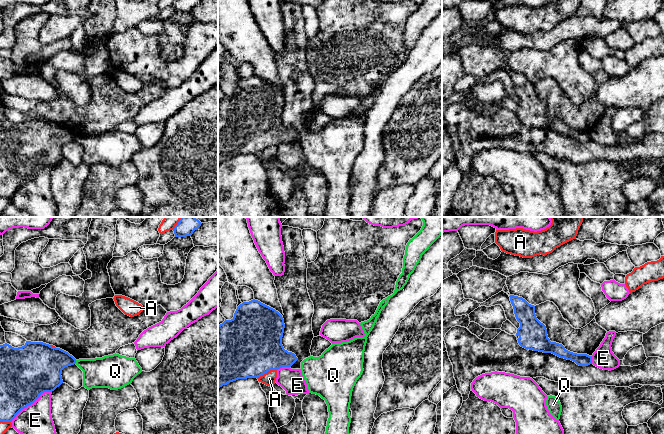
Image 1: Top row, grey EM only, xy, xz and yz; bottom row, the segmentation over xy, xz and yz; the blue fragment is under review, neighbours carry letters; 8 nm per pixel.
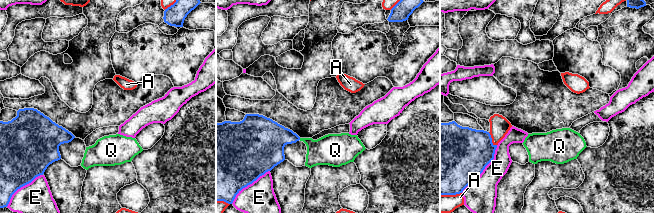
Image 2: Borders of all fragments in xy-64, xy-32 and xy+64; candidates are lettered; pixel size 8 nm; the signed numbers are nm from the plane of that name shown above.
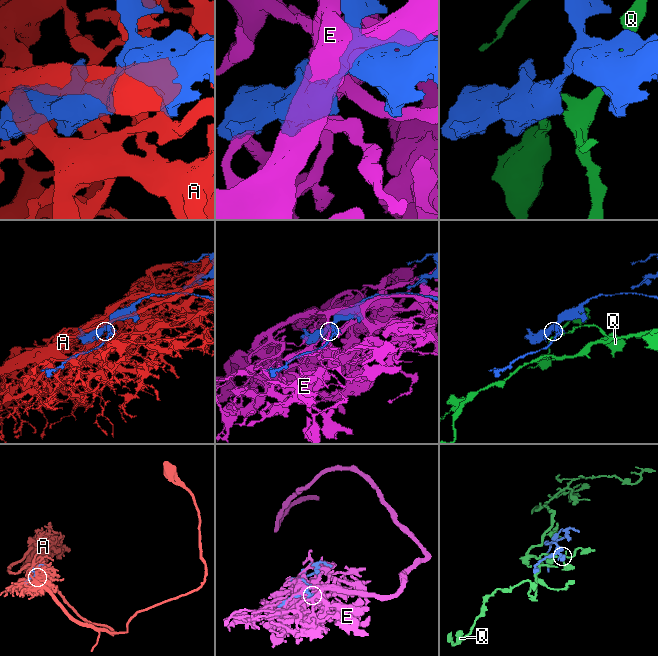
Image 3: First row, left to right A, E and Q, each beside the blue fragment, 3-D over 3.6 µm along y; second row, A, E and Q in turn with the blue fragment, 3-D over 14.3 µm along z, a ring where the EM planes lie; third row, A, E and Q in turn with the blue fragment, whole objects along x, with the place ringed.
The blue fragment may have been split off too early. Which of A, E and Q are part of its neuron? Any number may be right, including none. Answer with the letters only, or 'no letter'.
no letter

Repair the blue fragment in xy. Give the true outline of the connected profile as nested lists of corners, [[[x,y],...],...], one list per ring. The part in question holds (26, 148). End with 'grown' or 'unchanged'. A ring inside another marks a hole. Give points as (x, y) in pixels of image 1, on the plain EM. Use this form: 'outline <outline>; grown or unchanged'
outline [[[26,117],[22,123],[14,124],[5,119],[0,121],[0,197],[12,198],[16,191],[33,180],[42,169],[52,168],[62,159],[62,146],[74,141],[76,135],[68,128],[43,118]]]; unchanged

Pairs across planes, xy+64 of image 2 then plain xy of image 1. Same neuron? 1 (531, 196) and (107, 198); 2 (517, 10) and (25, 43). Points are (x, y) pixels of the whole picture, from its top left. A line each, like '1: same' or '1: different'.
1: same
2: different

